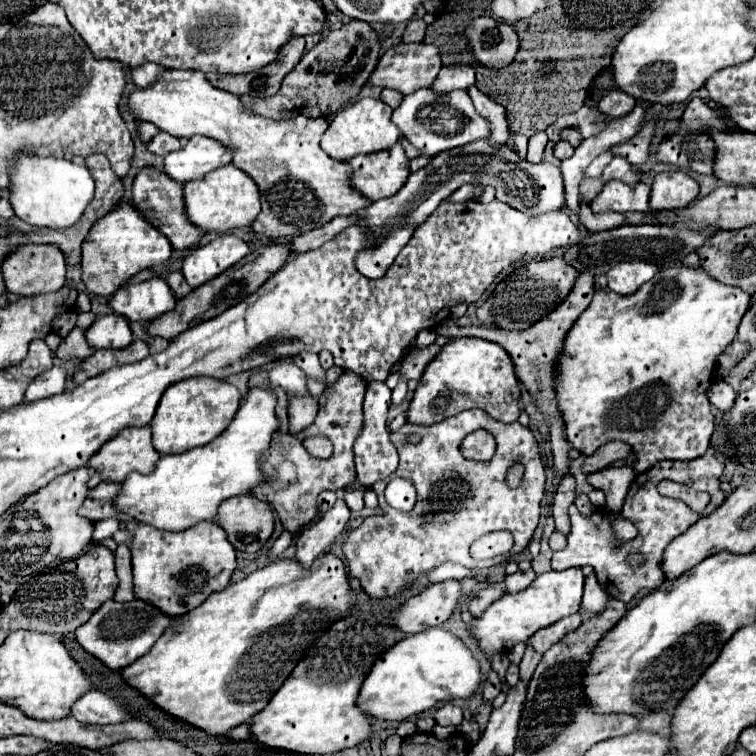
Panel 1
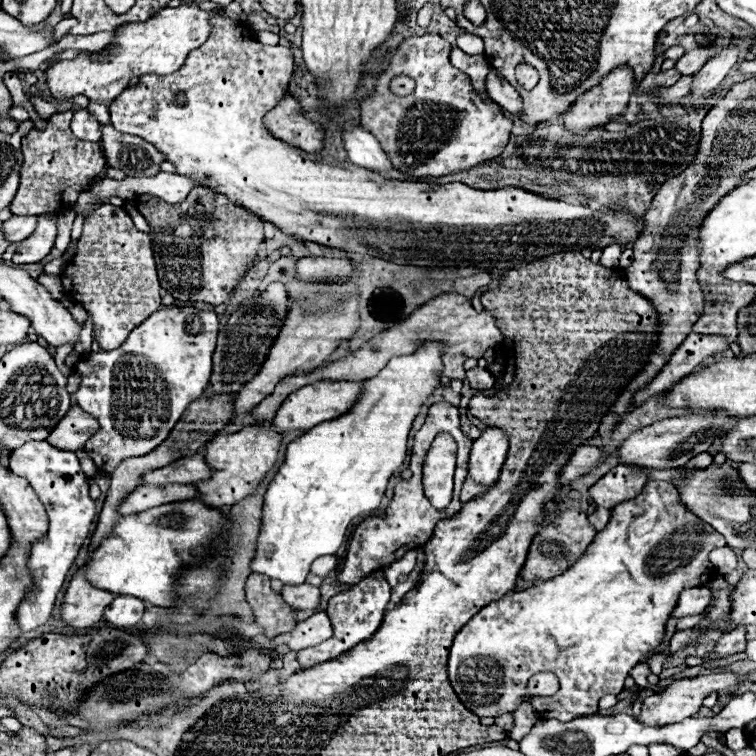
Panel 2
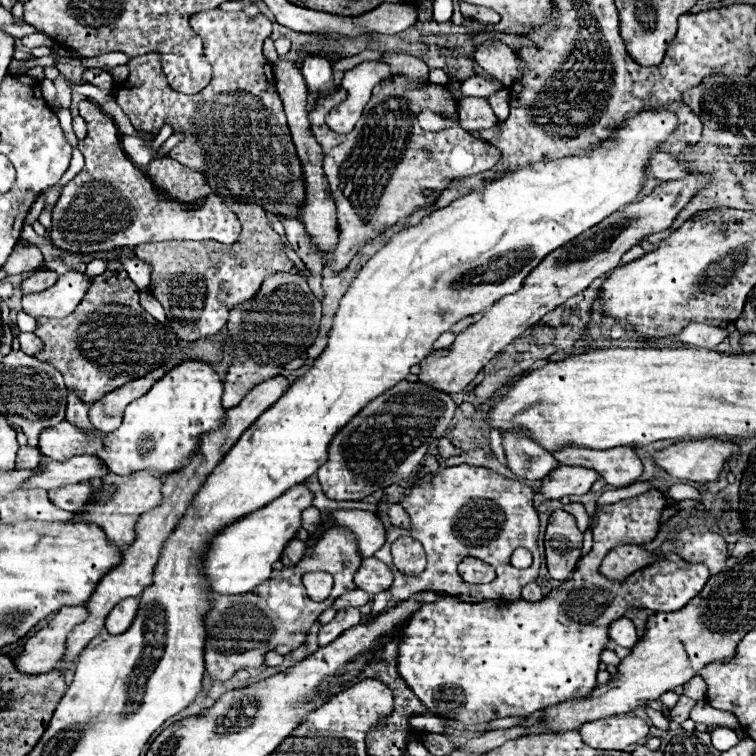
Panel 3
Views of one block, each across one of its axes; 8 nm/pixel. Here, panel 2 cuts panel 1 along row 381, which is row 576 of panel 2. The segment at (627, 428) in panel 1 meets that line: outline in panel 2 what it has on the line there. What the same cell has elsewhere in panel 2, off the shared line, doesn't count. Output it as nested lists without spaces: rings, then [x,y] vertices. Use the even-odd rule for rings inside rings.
[[[650,480],[640,496],[612,508],[608,526],[596,534],[584,556],[568,572],[540,586],[510,592],[484,606],[456,634],[448,660],[448,676],[454,692],[474,714],[500,716],[520,706],[530,676],[554,672],[560,680],[560,690],[546,698],[546,706],[536,706],[536,710],[550,710],[554,712],[552,718],[560,722],[594,714],[602,696],[620,694],[630,670],[642,658],[656,654],[656,648],[664,642],[666,622],[678,604],[680,592],[714,578],[716,568],[712,568],[708,554],[712,548],[724,544],[724,536],[680,504],[678,492],[670,482]]]

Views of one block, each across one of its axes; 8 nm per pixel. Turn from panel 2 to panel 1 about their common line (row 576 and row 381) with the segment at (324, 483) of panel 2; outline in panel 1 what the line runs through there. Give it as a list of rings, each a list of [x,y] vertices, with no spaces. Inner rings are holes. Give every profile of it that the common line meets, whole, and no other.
[[[282,362],[282,364],[274,366],[270,370],[270,390],[252,388],[252,392],[248,394],[248,398],[244,400],[244,404],[236,412],[230,426],[218,438],[214,438],[210,444],[192,448],[184,454],[162,456],[158,460],[154,472],[150,472],[150,474],[140,474],[140,472],[128,474],[126,482],[122,482],[122,486],[120,486],[120,492],[112,500],[116,510],[132,516],[136,522],[144,522],[144,524],[150,524],[150,526],[156,526],[156,528],[168,530],[168,532],[180,532],[180,530],[186,530],[186,528],[190,528],[202,520],[214,520],[220,502],[224,502],[226,498],[238,496],[238,494],[248,494],[252,488],[262,484],[262,472],[260,472],[258,460],[260,460],[260,454],[270,446],[272,434],[280,426],[280,420],[274,412],[274,408],[276,408],[276,392],[272,390],[274,384],[282,386],[286,394],[302,396],[308,392],[306,374],[294,362]]]

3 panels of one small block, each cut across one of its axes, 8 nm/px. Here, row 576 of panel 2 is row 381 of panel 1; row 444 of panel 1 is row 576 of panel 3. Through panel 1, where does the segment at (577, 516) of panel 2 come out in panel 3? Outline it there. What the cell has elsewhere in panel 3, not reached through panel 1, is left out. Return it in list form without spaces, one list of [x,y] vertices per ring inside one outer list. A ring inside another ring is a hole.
[[[564,510],[552,512],[546,528],[546,564],[554,580],[568,580],[580,558],[582,532]]]

